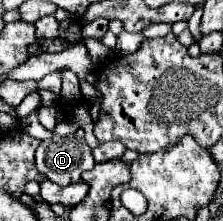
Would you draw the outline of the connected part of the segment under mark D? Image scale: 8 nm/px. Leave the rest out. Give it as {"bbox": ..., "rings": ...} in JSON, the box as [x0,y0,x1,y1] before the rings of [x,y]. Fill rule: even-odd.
{"bbox":[35,134,95,186],"rings":[[[75,134],[53,136],[39,144],[35,152],[37,170],[59,186],[69,186],[81,180],[81,172],[95,166],[91,148]]]}

